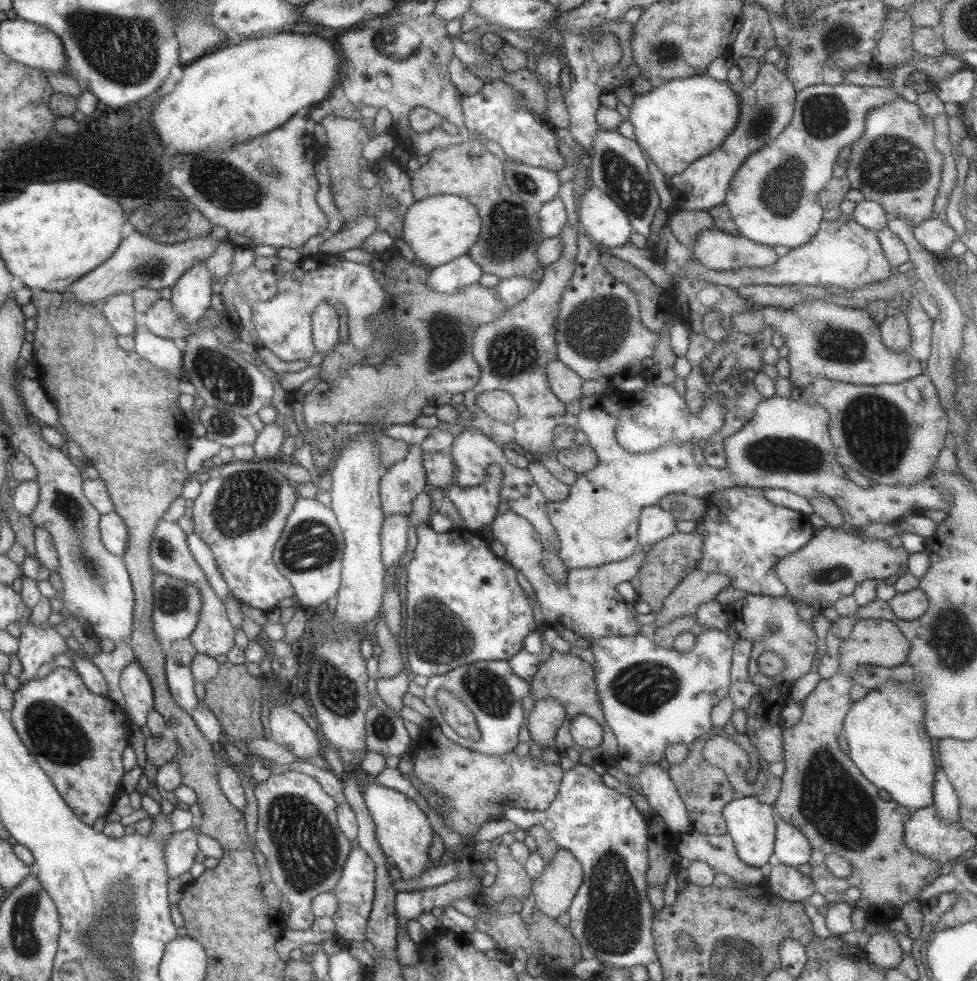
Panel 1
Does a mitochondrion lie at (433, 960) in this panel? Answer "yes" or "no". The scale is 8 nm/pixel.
yes

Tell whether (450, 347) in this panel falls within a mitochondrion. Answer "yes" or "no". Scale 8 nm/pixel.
yes

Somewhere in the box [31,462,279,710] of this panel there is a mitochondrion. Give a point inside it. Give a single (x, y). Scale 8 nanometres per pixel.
(68, 505)

